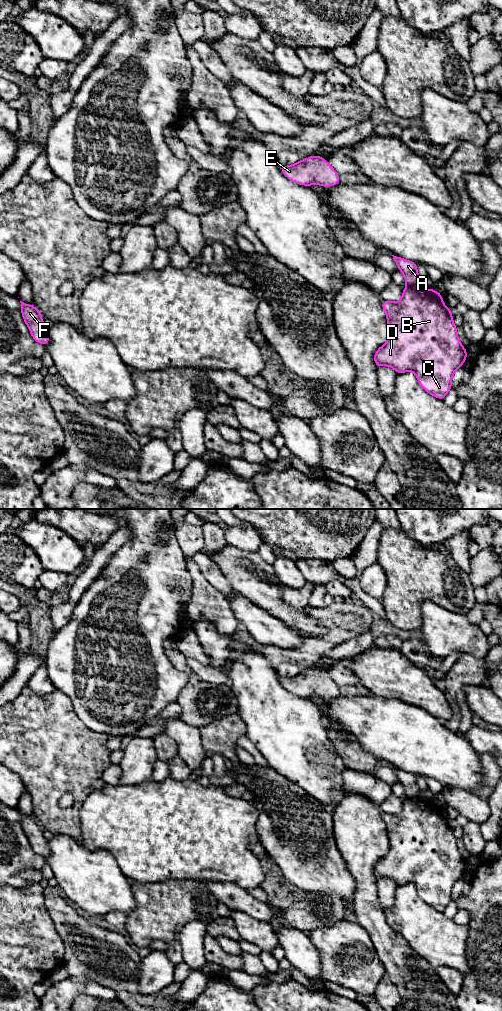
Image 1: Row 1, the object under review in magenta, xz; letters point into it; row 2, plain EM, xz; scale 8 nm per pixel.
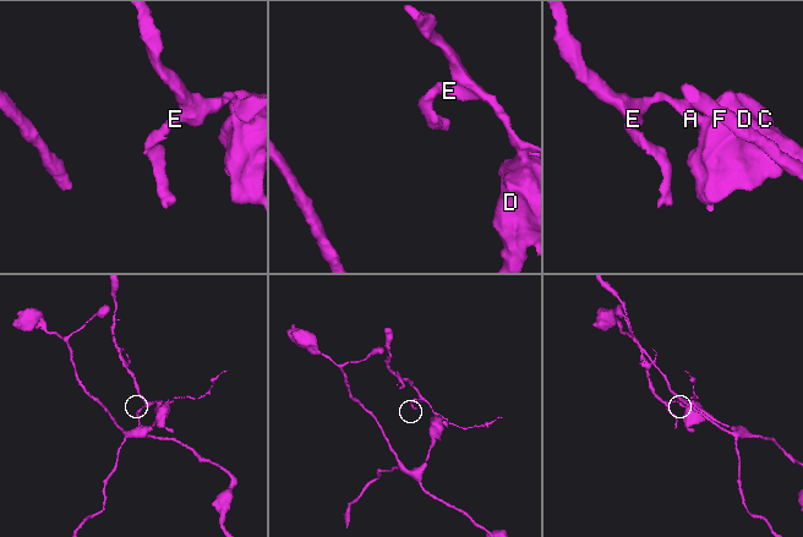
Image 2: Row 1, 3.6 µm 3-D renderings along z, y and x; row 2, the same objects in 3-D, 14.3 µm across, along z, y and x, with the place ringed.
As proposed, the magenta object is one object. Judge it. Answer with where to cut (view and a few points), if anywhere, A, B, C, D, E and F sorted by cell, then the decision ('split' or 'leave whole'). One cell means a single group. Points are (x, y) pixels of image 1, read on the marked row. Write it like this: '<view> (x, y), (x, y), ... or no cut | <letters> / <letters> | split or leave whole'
xz (416, 284), (408, 286) | A E / B C D F | split

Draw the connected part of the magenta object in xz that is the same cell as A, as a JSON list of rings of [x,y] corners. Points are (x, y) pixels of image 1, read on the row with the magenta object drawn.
[[[394,255],[392,256],[398,266],[398,269],[403,273],[407,285],[408,286],[417,285],[417,281],[420,278],[417,271],[417,263],[408,261],[406,259]]]

